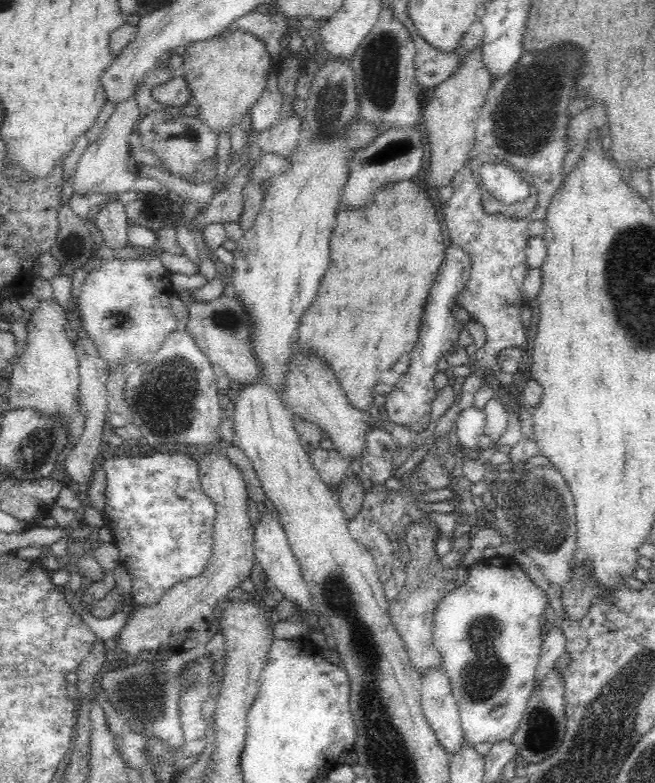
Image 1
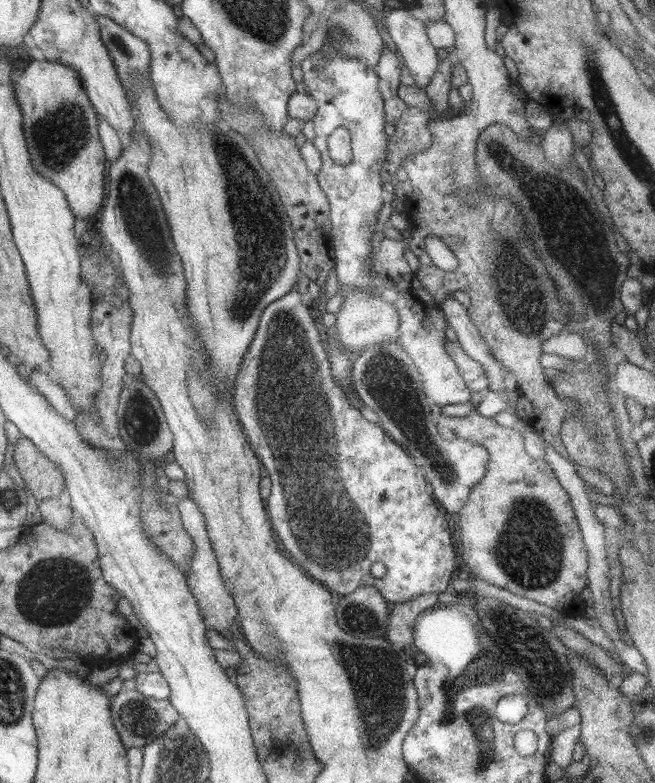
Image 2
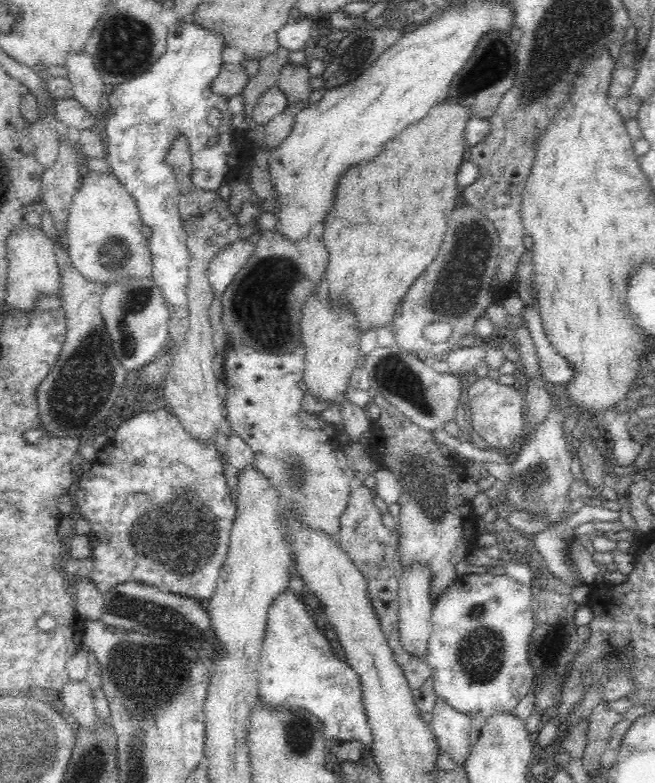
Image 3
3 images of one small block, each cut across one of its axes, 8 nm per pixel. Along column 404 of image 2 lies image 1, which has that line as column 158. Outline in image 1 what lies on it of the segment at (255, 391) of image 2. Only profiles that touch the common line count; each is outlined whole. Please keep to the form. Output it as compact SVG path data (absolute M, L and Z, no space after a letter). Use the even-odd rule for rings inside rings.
M146 449L141 455L134 455L129 457L126 455L118 456L108 456L107 460L102 461L102 467L106 474L107 488L105 493L105 508L104 516L106 520L106 525L112 531L114 535L114 545L118 547L119 550L119 562L122 566L125 566L128 570L128 574L131 578L131 597L139 605L154 605L157 604L166 594L169 588L175 586L176 583L182 582L184 580L193 579L195 576L202 574L210 557L212 556L213 546L214 546L214 524L216 520L216 505L214 501L204 493L201 486L201 481L199 478L199 466L196 462L187 456L182 454L182 452L159 452L151 449Z

